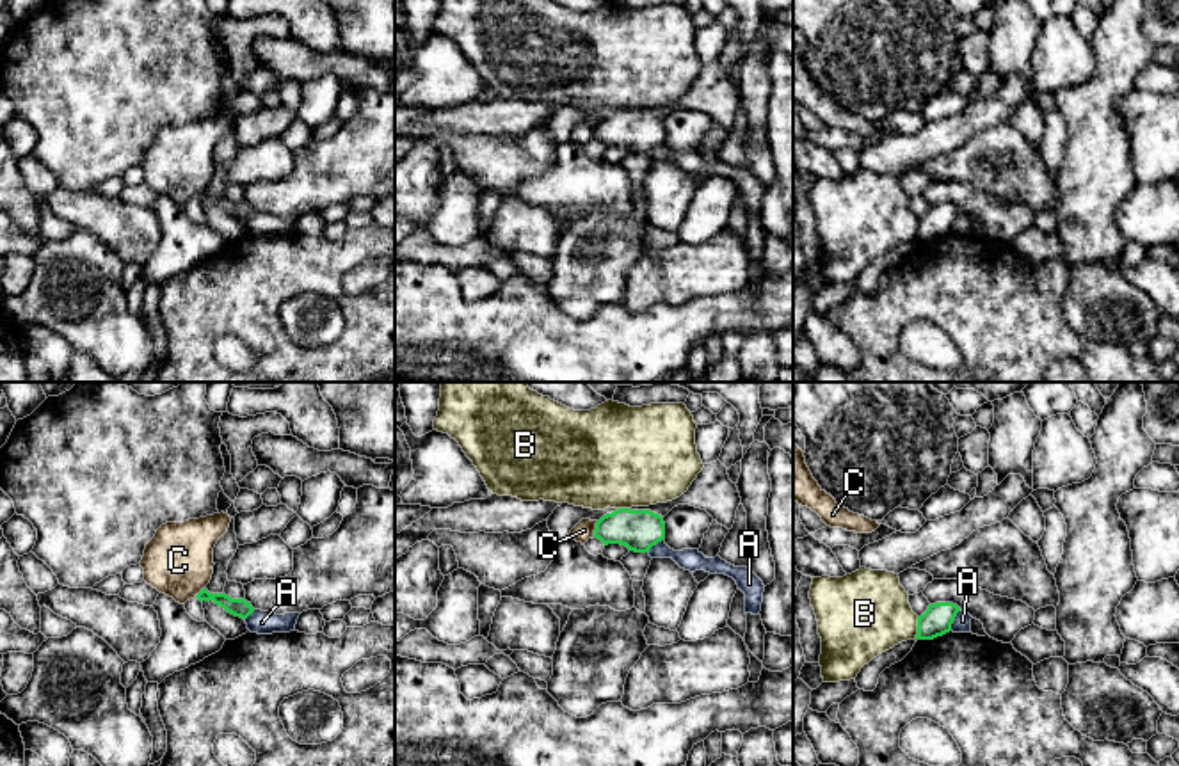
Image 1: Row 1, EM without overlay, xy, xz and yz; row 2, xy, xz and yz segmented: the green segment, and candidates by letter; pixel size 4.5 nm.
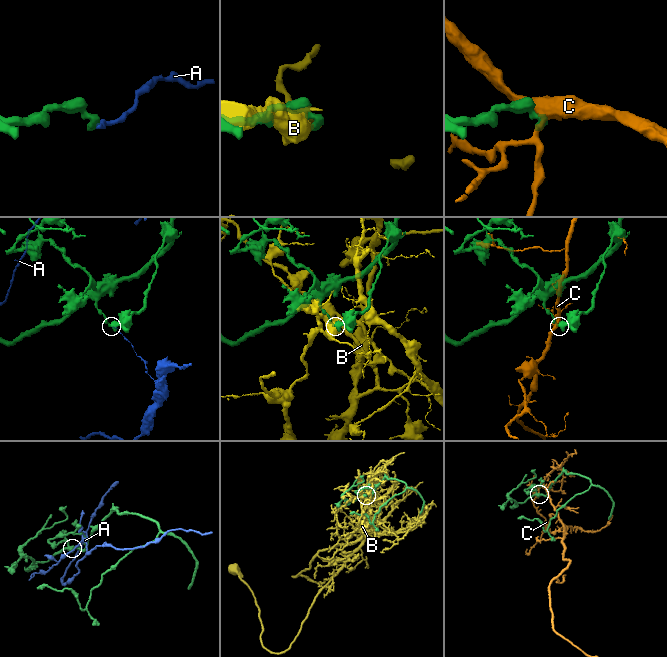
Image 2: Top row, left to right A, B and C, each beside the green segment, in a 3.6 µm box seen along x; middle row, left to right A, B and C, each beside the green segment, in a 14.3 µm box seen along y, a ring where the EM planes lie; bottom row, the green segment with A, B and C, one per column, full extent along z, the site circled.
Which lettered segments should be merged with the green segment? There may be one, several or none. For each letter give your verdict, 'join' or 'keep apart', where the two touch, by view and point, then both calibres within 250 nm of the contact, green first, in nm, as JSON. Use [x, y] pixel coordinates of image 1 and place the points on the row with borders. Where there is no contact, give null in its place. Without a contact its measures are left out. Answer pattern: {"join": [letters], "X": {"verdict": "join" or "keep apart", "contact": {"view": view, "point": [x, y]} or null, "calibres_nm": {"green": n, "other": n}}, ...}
{"join": [], "A": {"verdict": "keep apart", "contact": {"view": "yz", "point": [954, 619]}, "calibres_nm": {"green": 140, "other": 80}}, "B": {"verdict": "keep apart", "contact": {"view": "yz", "point": [918, 628]}, "calibres_nm": {"green": 140, "other": 380}}, "C": {"verdict": "keep apart", "contact": {"view": "xz", "point": [596, 528]}, "calibres_nm": {"green": 190, "other": 90}}}

